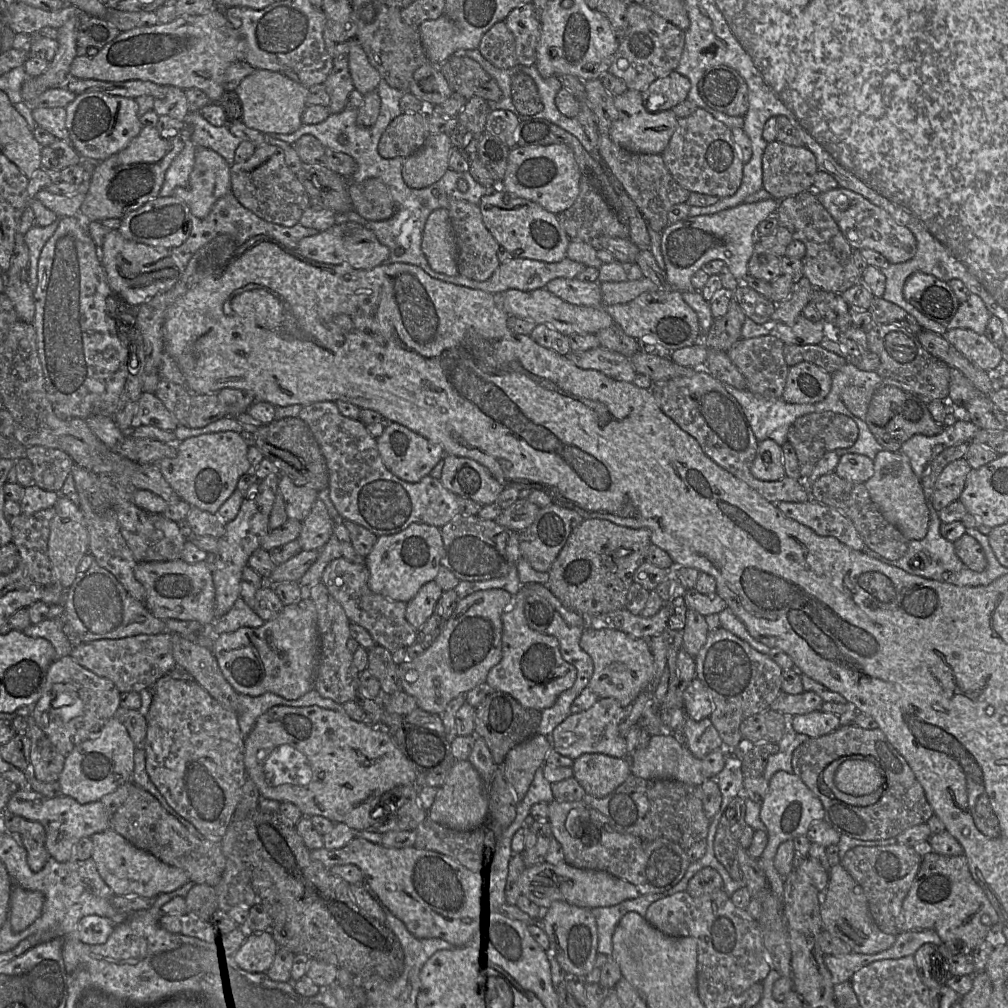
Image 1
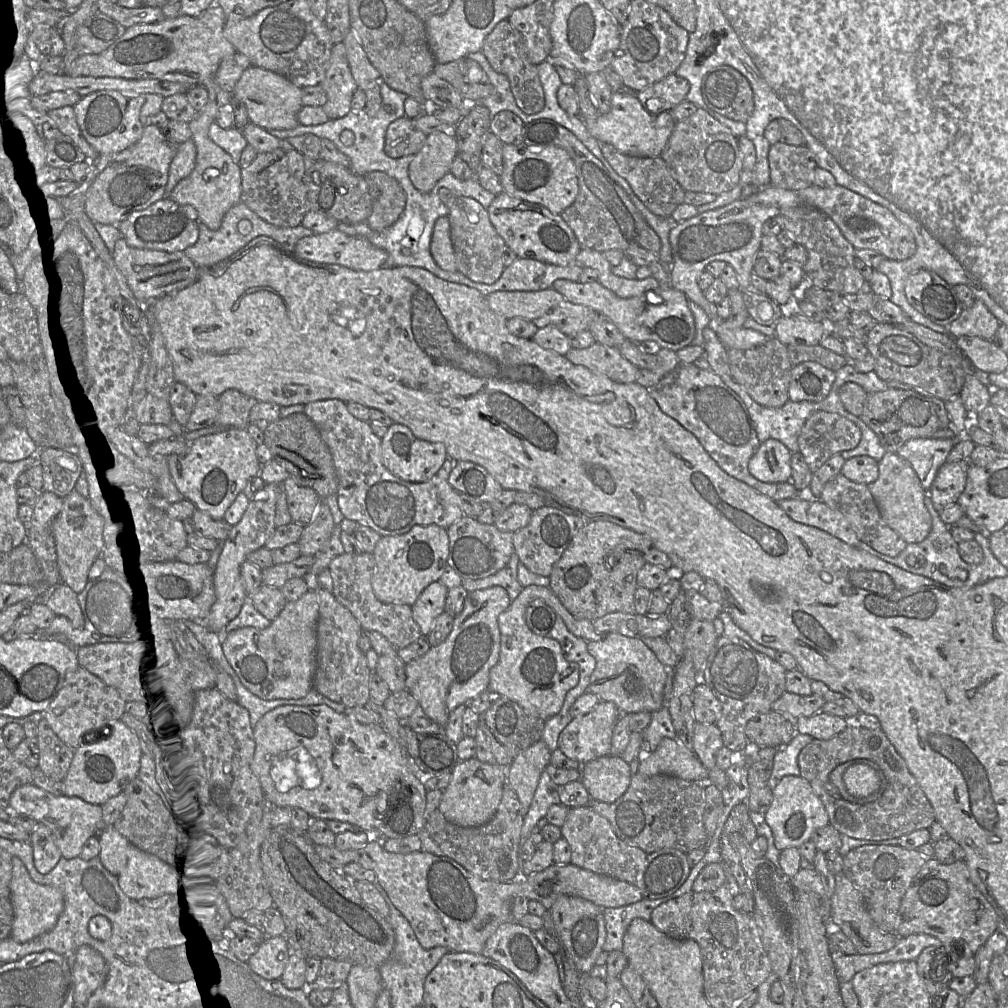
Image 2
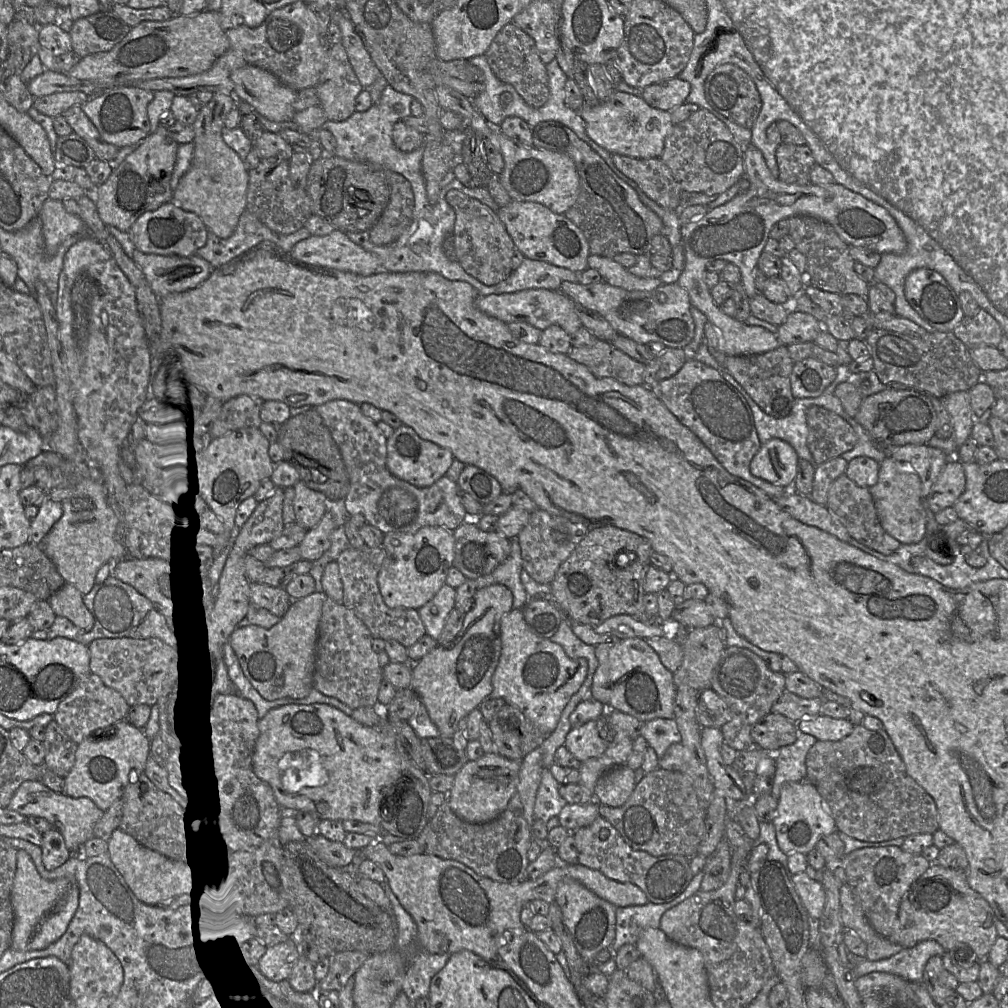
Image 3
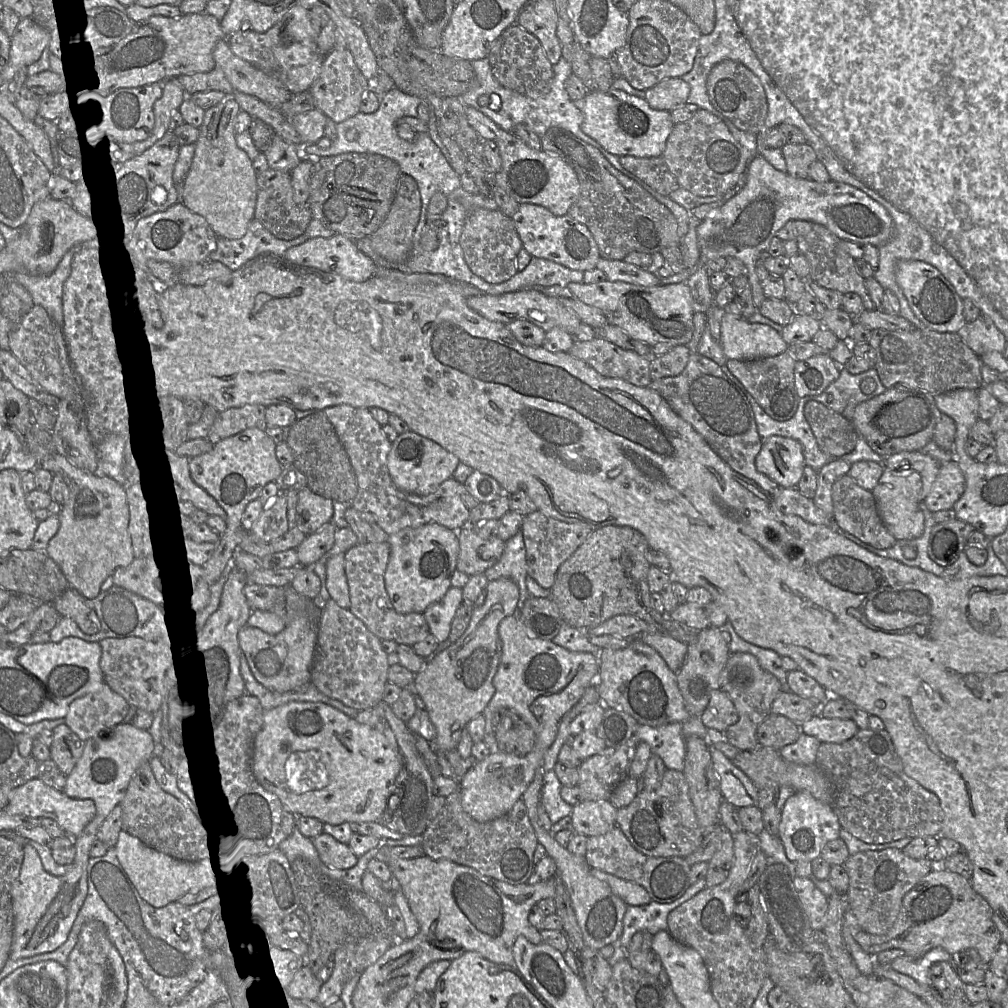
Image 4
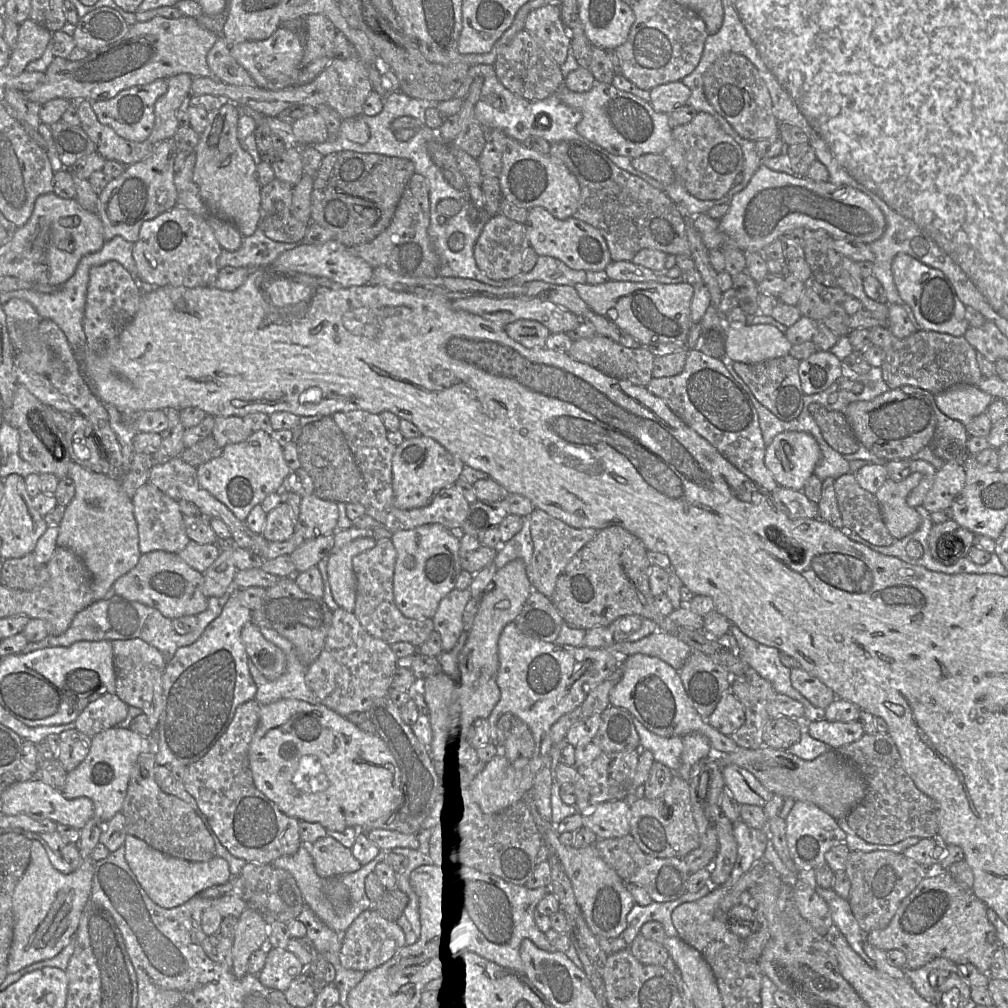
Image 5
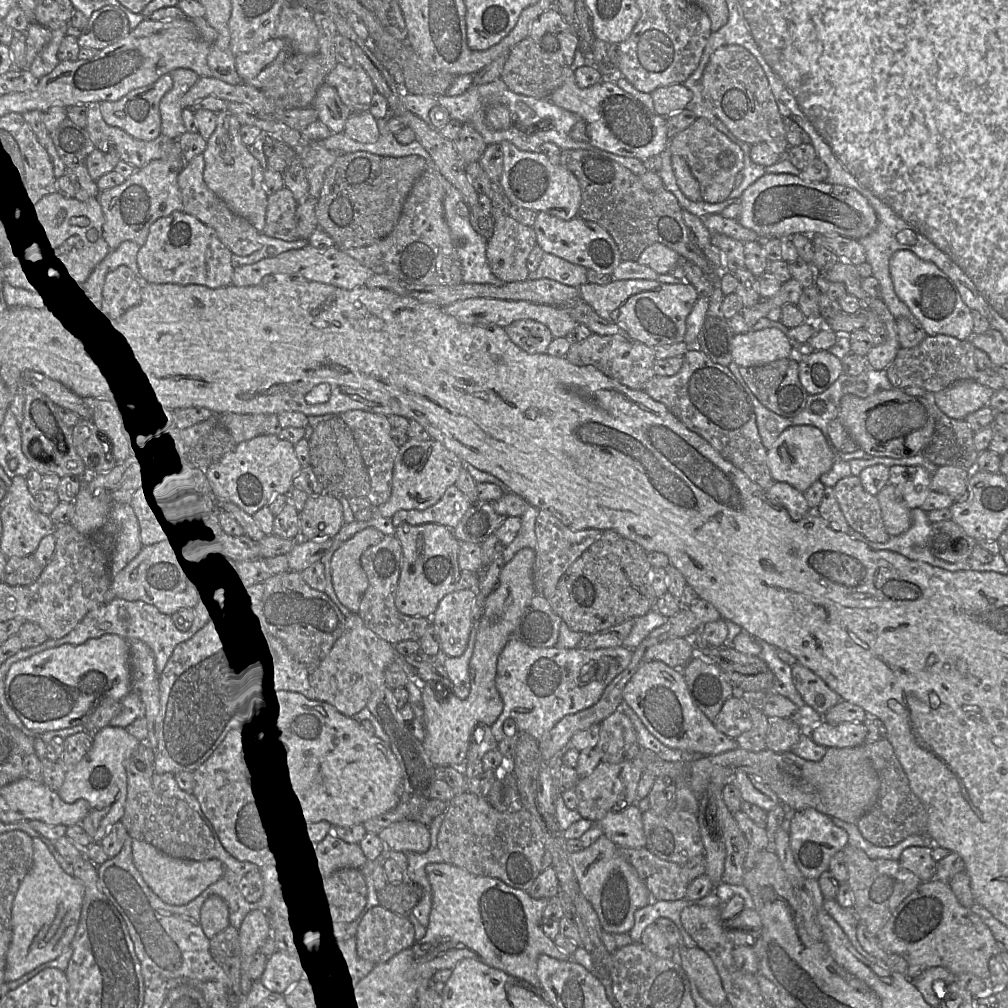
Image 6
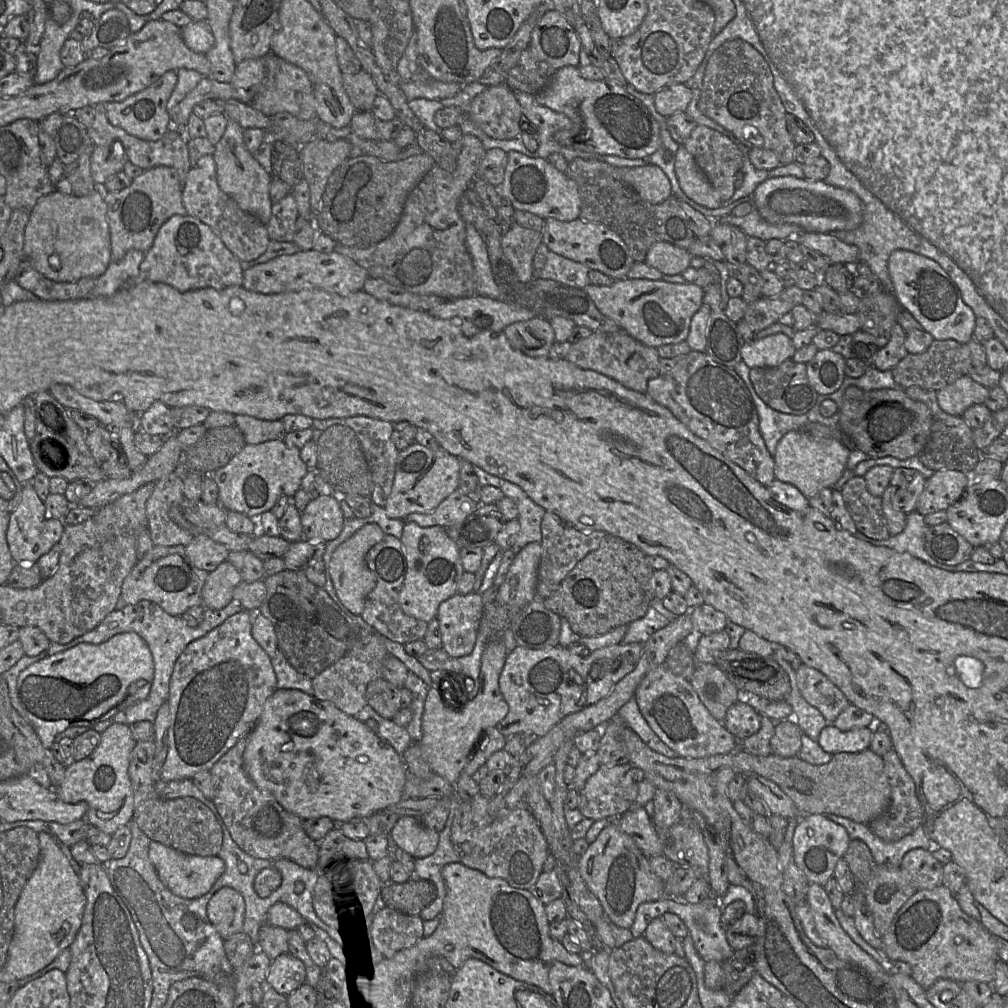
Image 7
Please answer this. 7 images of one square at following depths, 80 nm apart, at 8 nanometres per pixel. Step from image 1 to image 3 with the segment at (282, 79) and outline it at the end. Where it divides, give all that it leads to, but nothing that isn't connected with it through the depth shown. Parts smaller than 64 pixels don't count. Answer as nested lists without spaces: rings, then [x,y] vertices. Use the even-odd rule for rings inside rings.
[[[246,64],[232,72],[231,80],[237,100],[247,102],[270,121],[293,121],[297,91],[281,83],[272,73]]]

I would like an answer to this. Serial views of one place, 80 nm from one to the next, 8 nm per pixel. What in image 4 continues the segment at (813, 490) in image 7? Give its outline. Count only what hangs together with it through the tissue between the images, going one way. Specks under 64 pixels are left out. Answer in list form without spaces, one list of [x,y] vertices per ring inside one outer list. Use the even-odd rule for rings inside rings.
[[[771,436],[762,444],[755,466],[781,488],[797,487],[806,466],[802,445],[792,438]]]

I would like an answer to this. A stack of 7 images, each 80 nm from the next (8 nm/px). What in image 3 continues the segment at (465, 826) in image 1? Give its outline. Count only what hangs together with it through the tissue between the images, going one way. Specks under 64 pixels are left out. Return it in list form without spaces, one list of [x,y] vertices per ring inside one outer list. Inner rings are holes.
[[[498,753],[469,760],[454,776],[447,803],[458,817],[469,823],[486,823],[496,819],[517,793],[520,766],[520,760],[511,760]]]

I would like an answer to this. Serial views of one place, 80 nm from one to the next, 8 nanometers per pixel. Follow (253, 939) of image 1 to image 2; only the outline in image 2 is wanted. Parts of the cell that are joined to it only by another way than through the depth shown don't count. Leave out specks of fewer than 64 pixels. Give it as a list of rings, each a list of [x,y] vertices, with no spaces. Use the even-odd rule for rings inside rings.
[[[284,936],[266,937],[247,963],[256,974],[265,979],[280,979],[291,953]]]

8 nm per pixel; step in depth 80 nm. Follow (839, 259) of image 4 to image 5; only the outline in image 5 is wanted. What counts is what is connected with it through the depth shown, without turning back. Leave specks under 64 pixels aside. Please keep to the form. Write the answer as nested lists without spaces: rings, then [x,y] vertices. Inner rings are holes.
[[[804,230],[804,258],[812,271],[812,278],[827,287],[842,288],[846,294],[857,298],[868,311],[887,318],[888,305],[879,303],[867,296],[863,288],[863,277],[860,274],[858,265],[852,259],[844,256],[834,248],[834,238],[824,230]]]

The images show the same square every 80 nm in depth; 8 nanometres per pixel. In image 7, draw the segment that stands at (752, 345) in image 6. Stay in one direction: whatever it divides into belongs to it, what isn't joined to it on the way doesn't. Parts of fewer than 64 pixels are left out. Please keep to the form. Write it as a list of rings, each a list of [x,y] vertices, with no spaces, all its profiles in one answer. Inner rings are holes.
[[[775,333],[744,343],[741,347],[741,358],[750,368],[772,367],[791,359],[795,350],[787,335]]]

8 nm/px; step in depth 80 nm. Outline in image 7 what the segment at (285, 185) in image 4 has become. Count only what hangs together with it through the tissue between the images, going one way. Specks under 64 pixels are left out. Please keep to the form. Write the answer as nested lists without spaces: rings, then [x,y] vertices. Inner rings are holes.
[[[291,193],[273,203],[271,217],[267,224],[270,240],[276,242],[293,241],[295,223],[298,217],[297,204]]]

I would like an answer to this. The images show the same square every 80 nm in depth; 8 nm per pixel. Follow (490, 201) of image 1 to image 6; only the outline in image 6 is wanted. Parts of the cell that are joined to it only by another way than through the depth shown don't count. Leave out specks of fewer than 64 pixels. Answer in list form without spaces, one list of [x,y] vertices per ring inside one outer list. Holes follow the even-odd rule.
[[[537,212],[533,225],[537,245],[545,252],[573,264],[592,269],[600,274],[612,275],[623,261],[617,244],[609,232],[599,224],[575,217],[563,220],[547,212]]]

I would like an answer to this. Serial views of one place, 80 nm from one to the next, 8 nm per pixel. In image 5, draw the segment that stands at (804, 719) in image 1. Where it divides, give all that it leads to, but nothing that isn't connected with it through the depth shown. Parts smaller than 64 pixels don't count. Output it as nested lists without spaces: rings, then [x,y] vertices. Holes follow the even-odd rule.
[[[816,719],[806,723],[803,730],[814,739],[824,742],[830,749],[839,749],[840,747],[850,744],[860,739],[864,730],[859,721],[851,722],[830,722],[821,719]]]

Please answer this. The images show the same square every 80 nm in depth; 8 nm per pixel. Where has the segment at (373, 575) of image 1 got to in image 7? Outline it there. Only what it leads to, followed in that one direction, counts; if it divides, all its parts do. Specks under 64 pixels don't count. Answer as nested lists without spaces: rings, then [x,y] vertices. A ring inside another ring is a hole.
[[[405,522],[400,538],[407,559],[407,573],[399,594],[399,603],[405,614],[429,623],[436,619],[440,604],[455,595],[465,572],[460,548],[441,526],[421,527]]]

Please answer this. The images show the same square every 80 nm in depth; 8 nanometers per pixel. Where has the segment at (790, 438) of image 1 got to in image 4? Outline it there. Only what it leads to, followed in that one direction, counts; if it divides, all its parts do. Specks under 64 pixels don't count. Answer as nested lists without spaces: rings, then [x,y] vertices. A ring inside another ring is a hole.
[[[818,401],[805,406],[808,421],[819,449],[831,458],[841,458],[856,447],[858,433],[852,422]]]

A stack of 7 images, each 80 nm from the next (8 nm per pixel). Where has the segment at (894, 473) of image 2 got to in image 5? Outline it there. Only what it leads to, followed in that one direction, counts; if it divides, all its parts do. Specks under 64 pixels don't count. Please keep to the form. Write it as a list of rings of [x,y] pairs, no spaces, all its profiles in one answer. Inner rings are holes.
[[[919,472],[901,481],[887,478],[875,493],[883,521],[895,540],[912,534],[921,524],[920,514],[907,504],[907,496],[920,483],[921,478]]]

